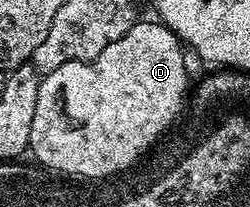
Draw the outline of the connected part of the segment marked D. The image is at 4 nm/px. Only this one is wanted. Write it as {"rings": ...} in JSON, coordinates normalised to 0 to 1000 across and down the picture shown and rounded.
{"rings":[[[544,92],[540,121],[500,145],[468,203],[436,203],[388,280],[260,300],[260,319],[228,319],[228,338],[160,382],[116,700],[132,744],[232,812],[400,850],[508,792],[696,560],[732,435],[732,367],[756,348],[756,314],[732,275],[740,217],[664,116],[600,92]]]}

